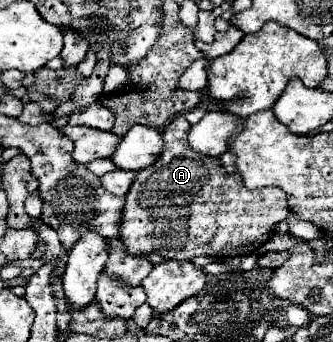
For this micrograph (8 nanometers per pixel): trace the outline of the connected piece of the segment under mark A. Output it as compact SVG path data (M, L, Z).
M180 115L176 117L164 131L166 149L156 159L154 165L138 171L128 195L122 217L120 235L126 243L128 253L132 255L150 255L158 253L166 259L192 259L198 255L206 257L232 257L232 255L250 255L260 245L264 245L276 231L276 225L286 219L288 205L286 195L278 187L262 187L262 189L246 189L238 171L228 173L220 165L220 157L208 157L194 151L188 143L190 123Z

